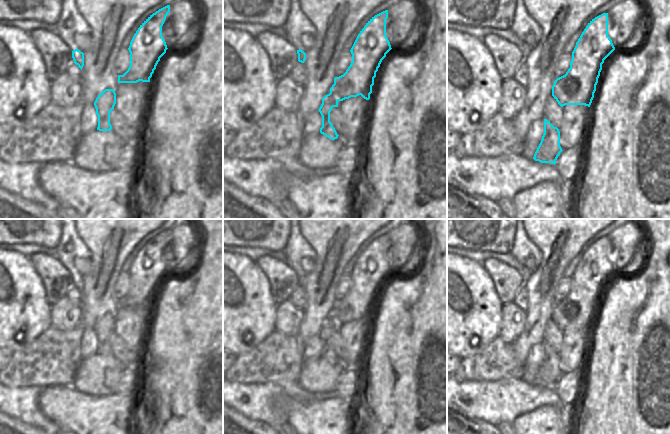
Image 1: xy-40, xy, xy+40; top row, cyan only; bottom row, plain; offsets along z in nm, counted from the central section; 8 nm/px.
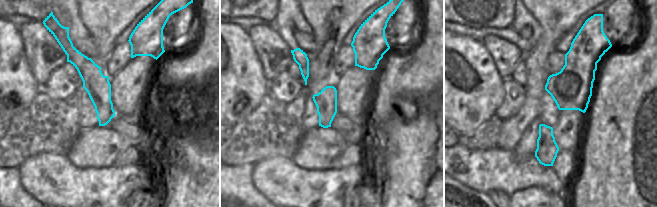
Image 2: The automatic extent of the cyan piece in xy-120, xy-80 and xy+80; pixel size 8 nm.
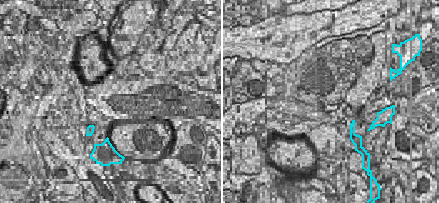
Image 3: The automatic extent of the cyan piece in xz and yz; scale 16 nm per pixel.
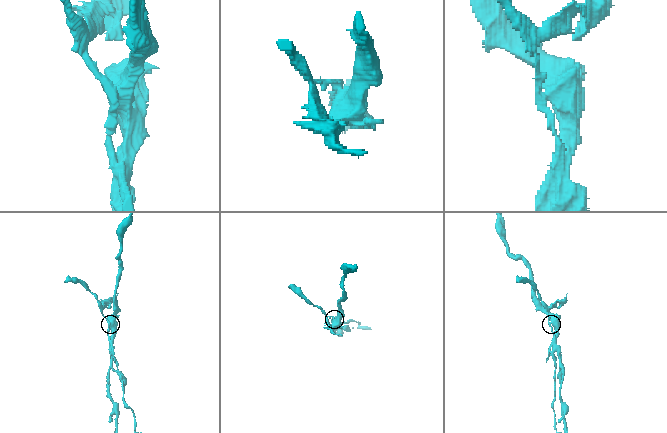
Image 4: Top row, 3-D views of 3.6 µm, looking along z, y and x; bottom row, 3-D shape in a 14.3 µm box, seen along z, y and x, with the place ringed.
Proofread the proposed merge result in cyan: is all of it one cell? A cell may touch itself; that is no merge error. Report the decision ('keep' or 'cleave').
cleave

